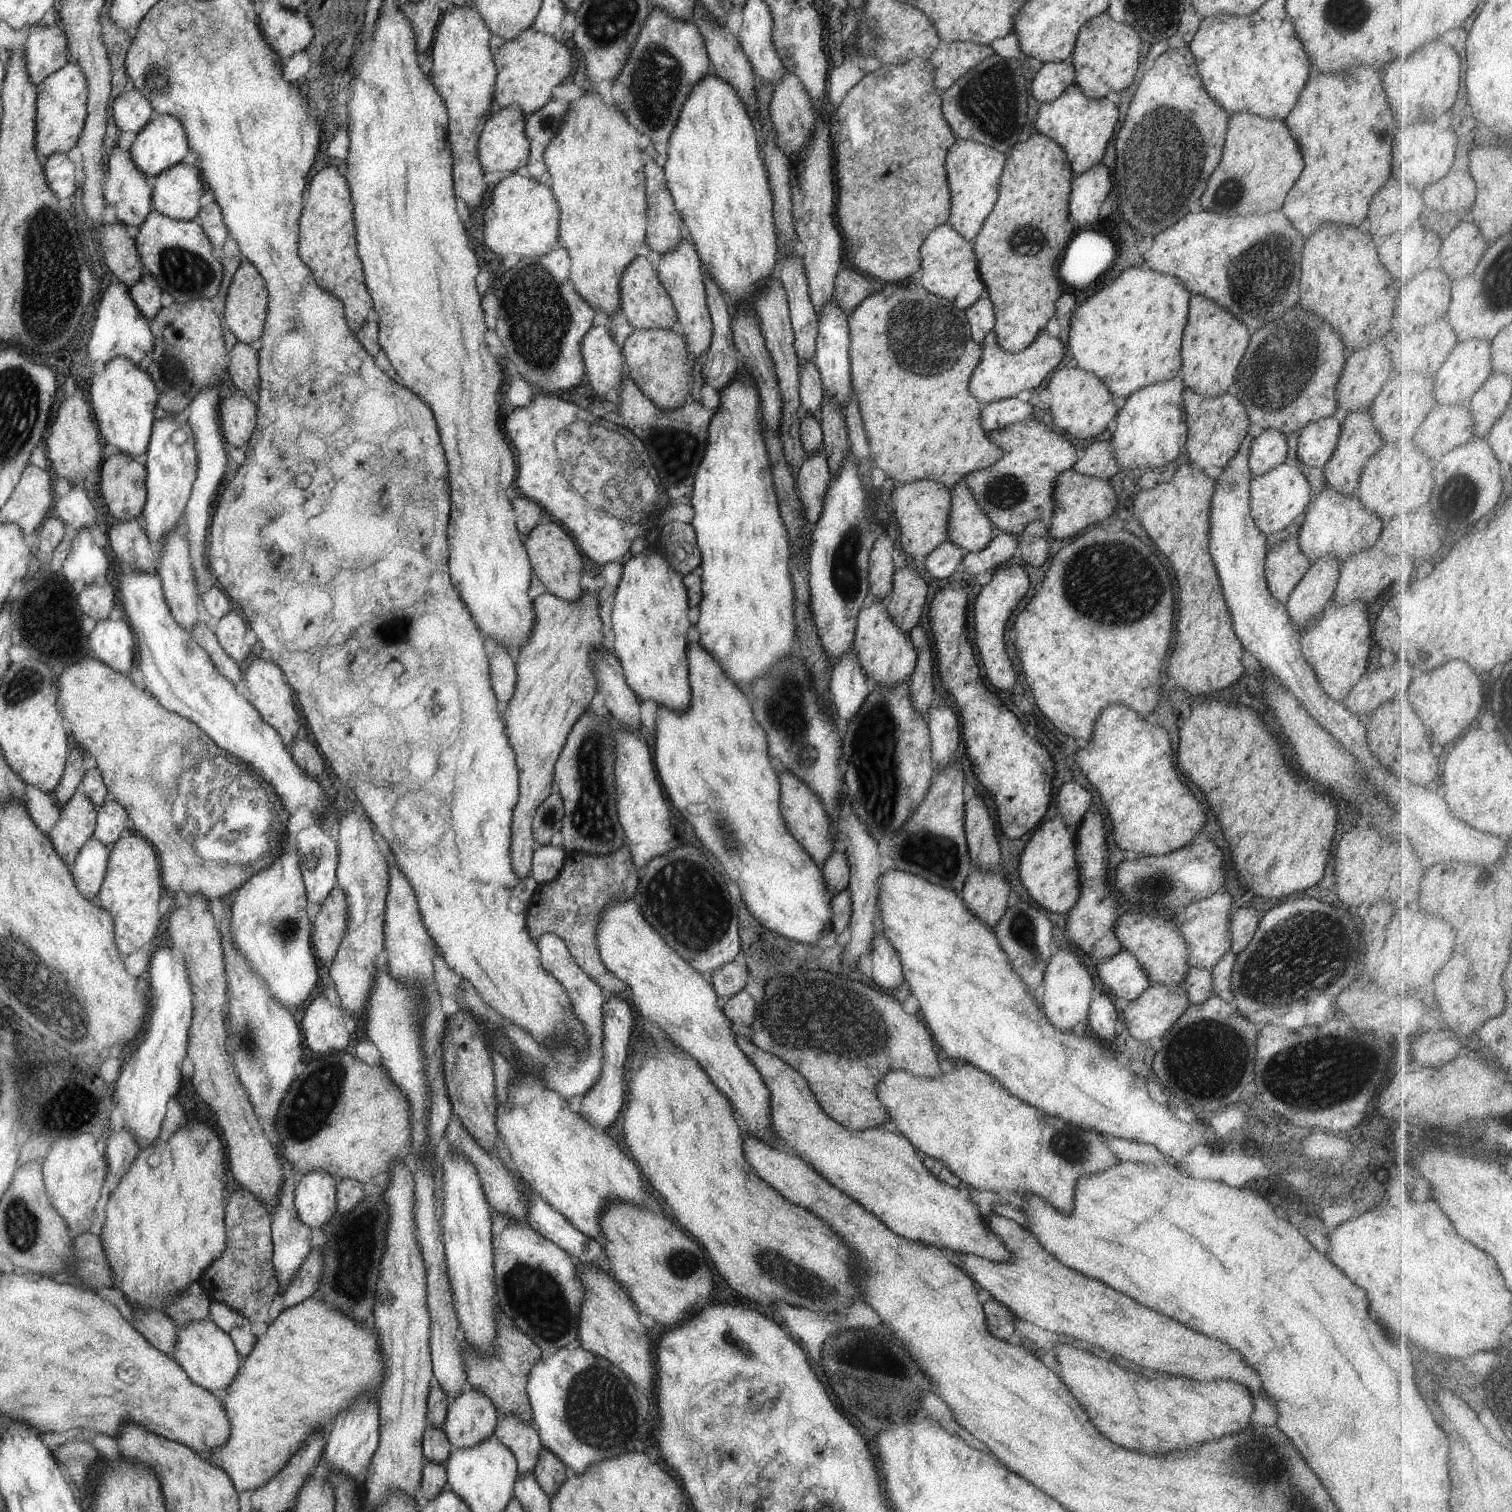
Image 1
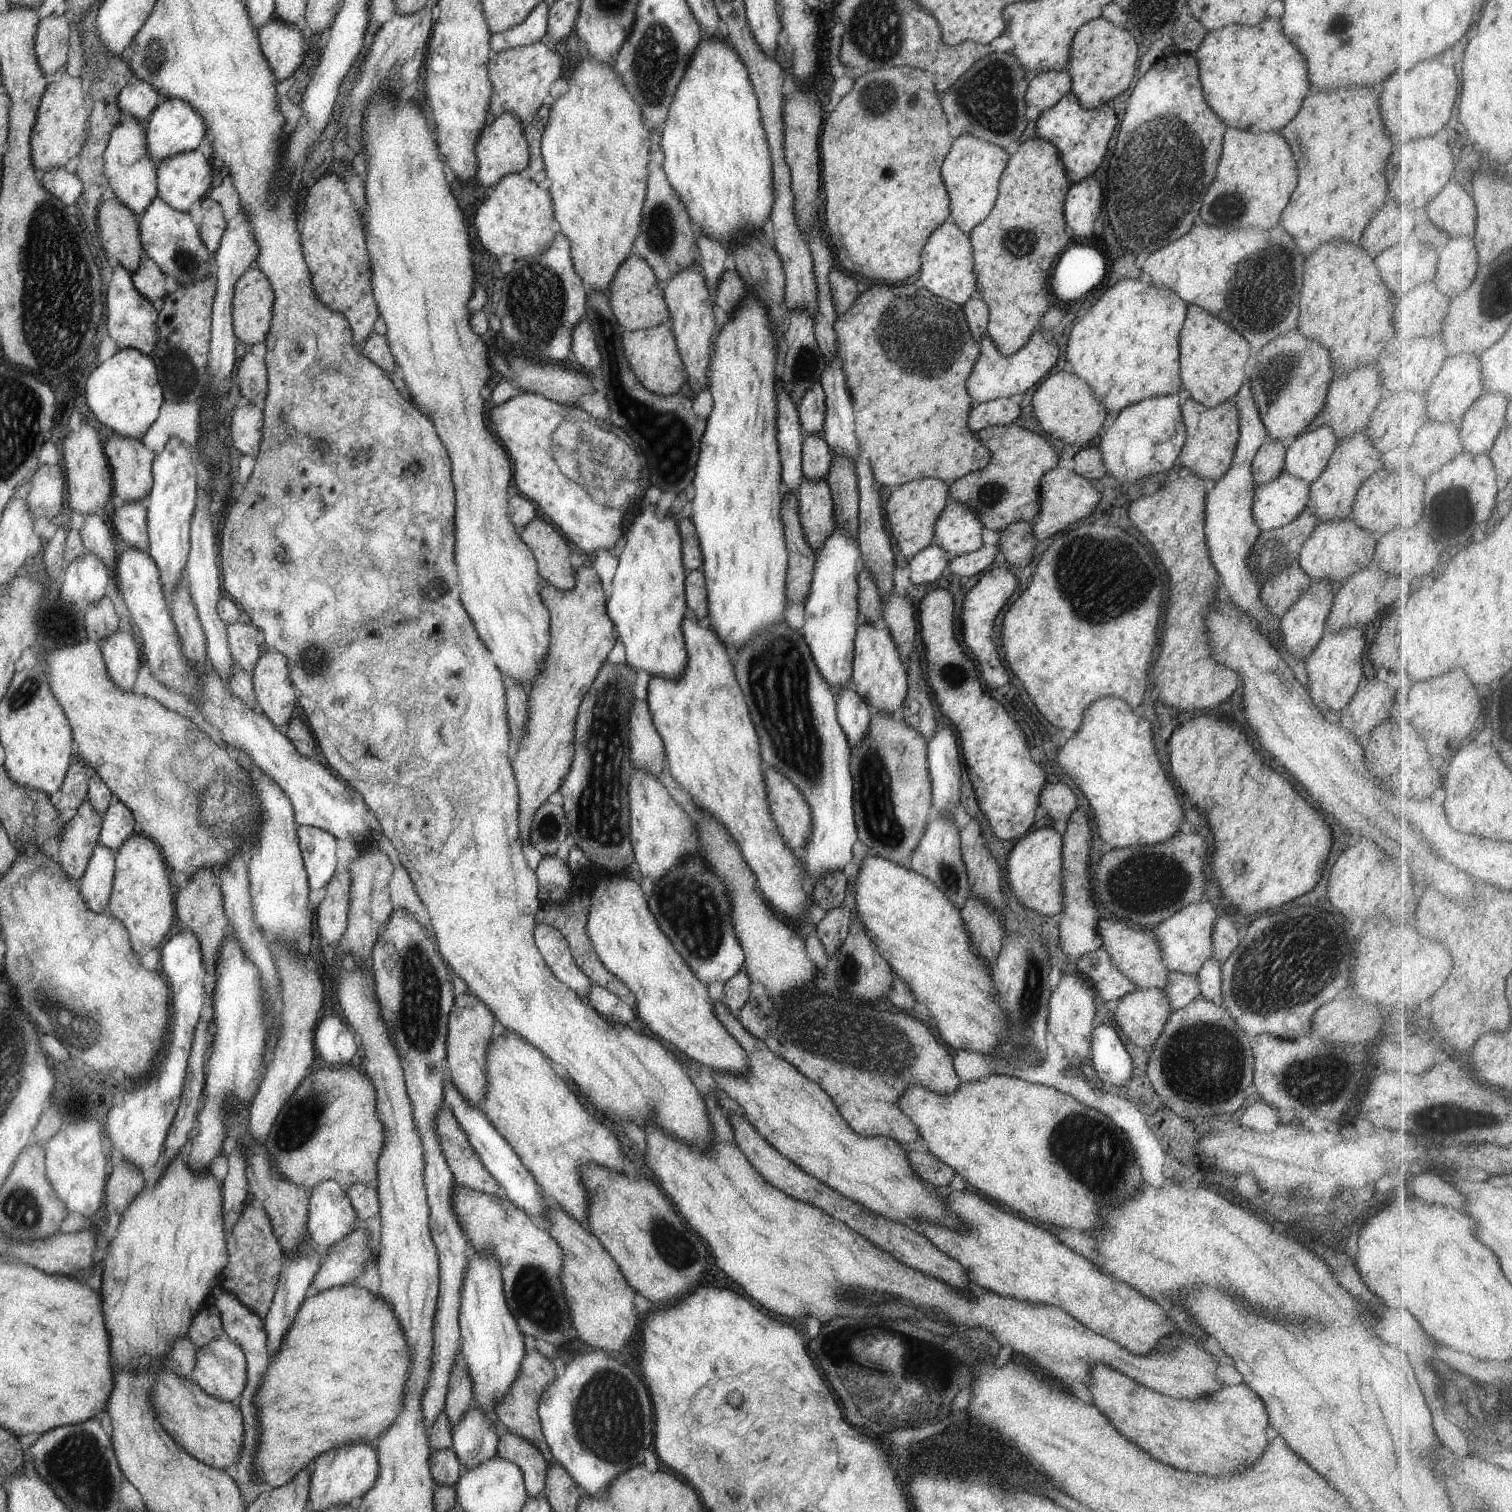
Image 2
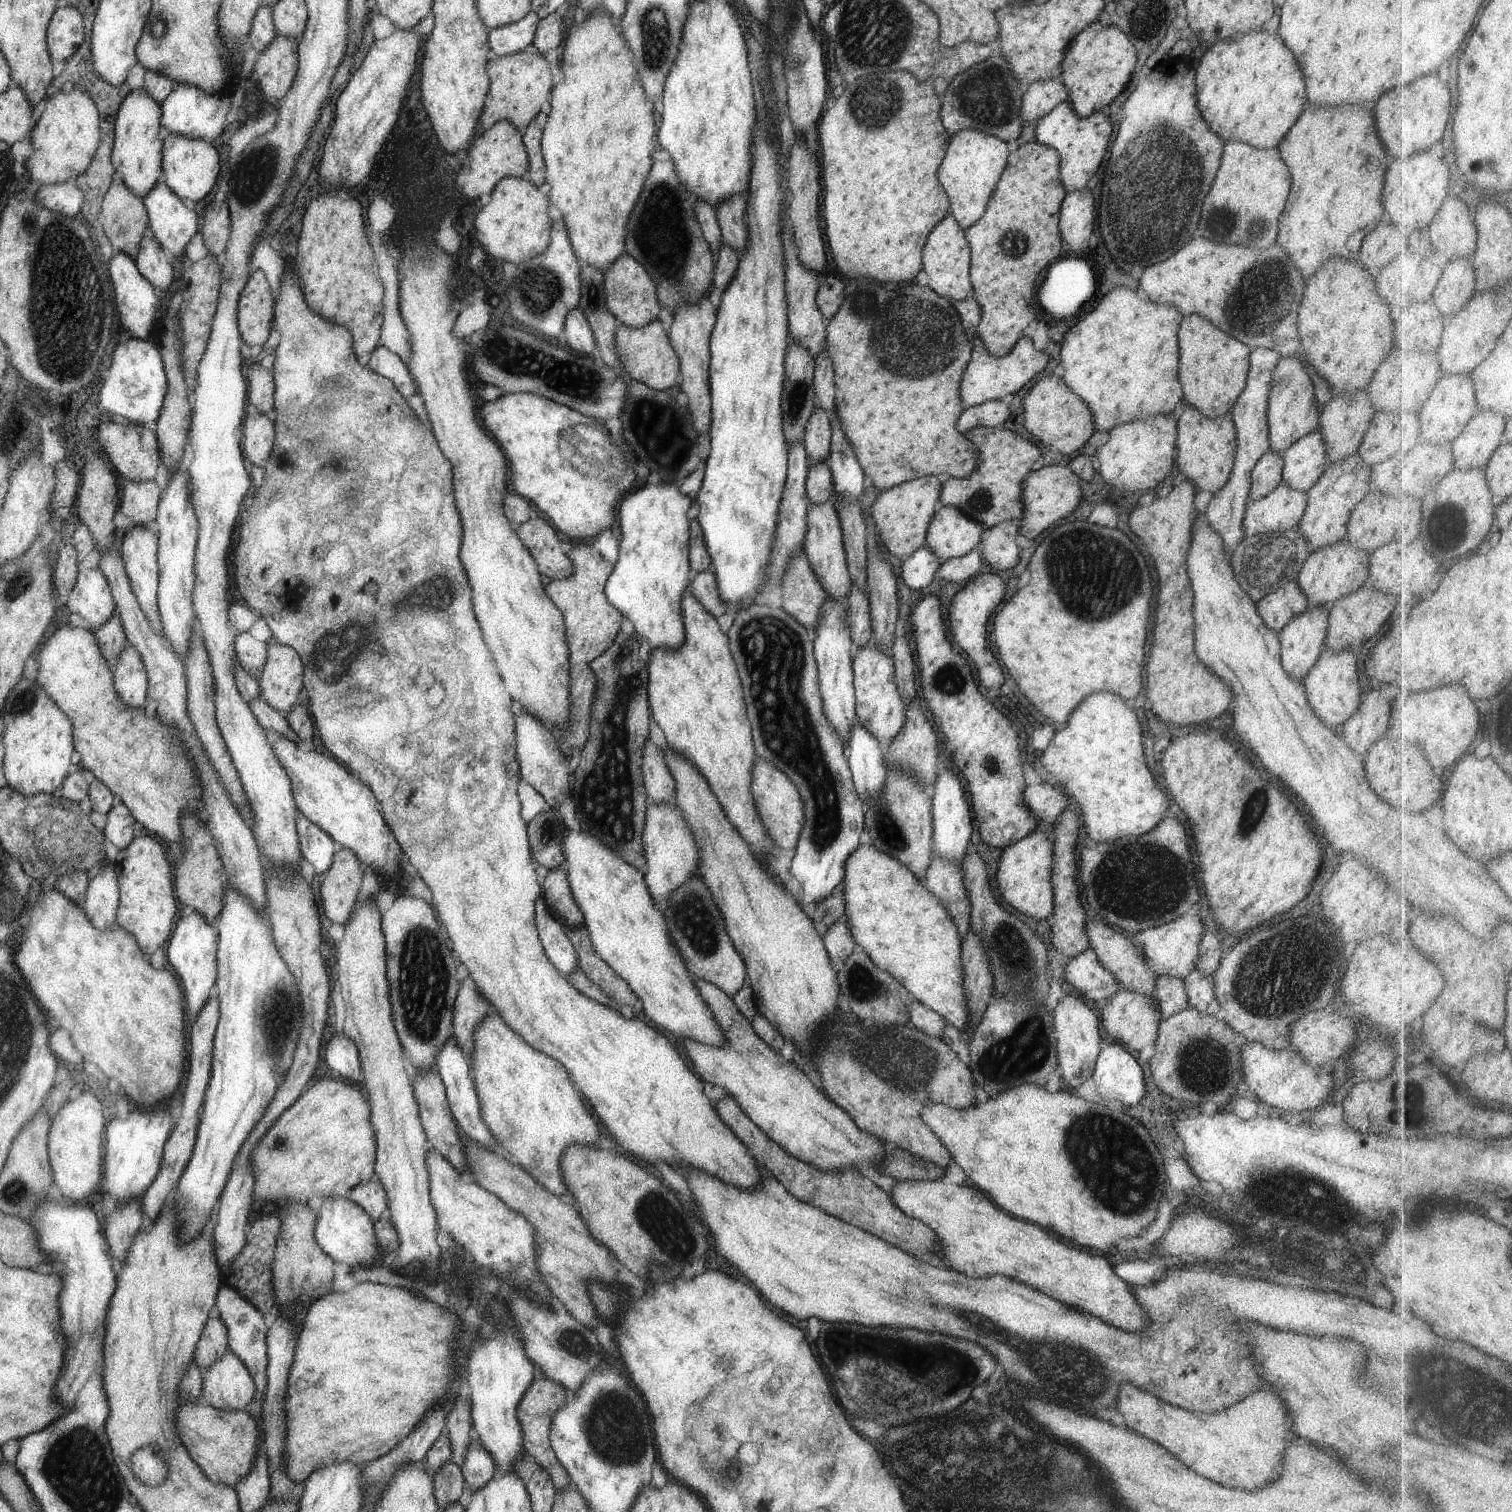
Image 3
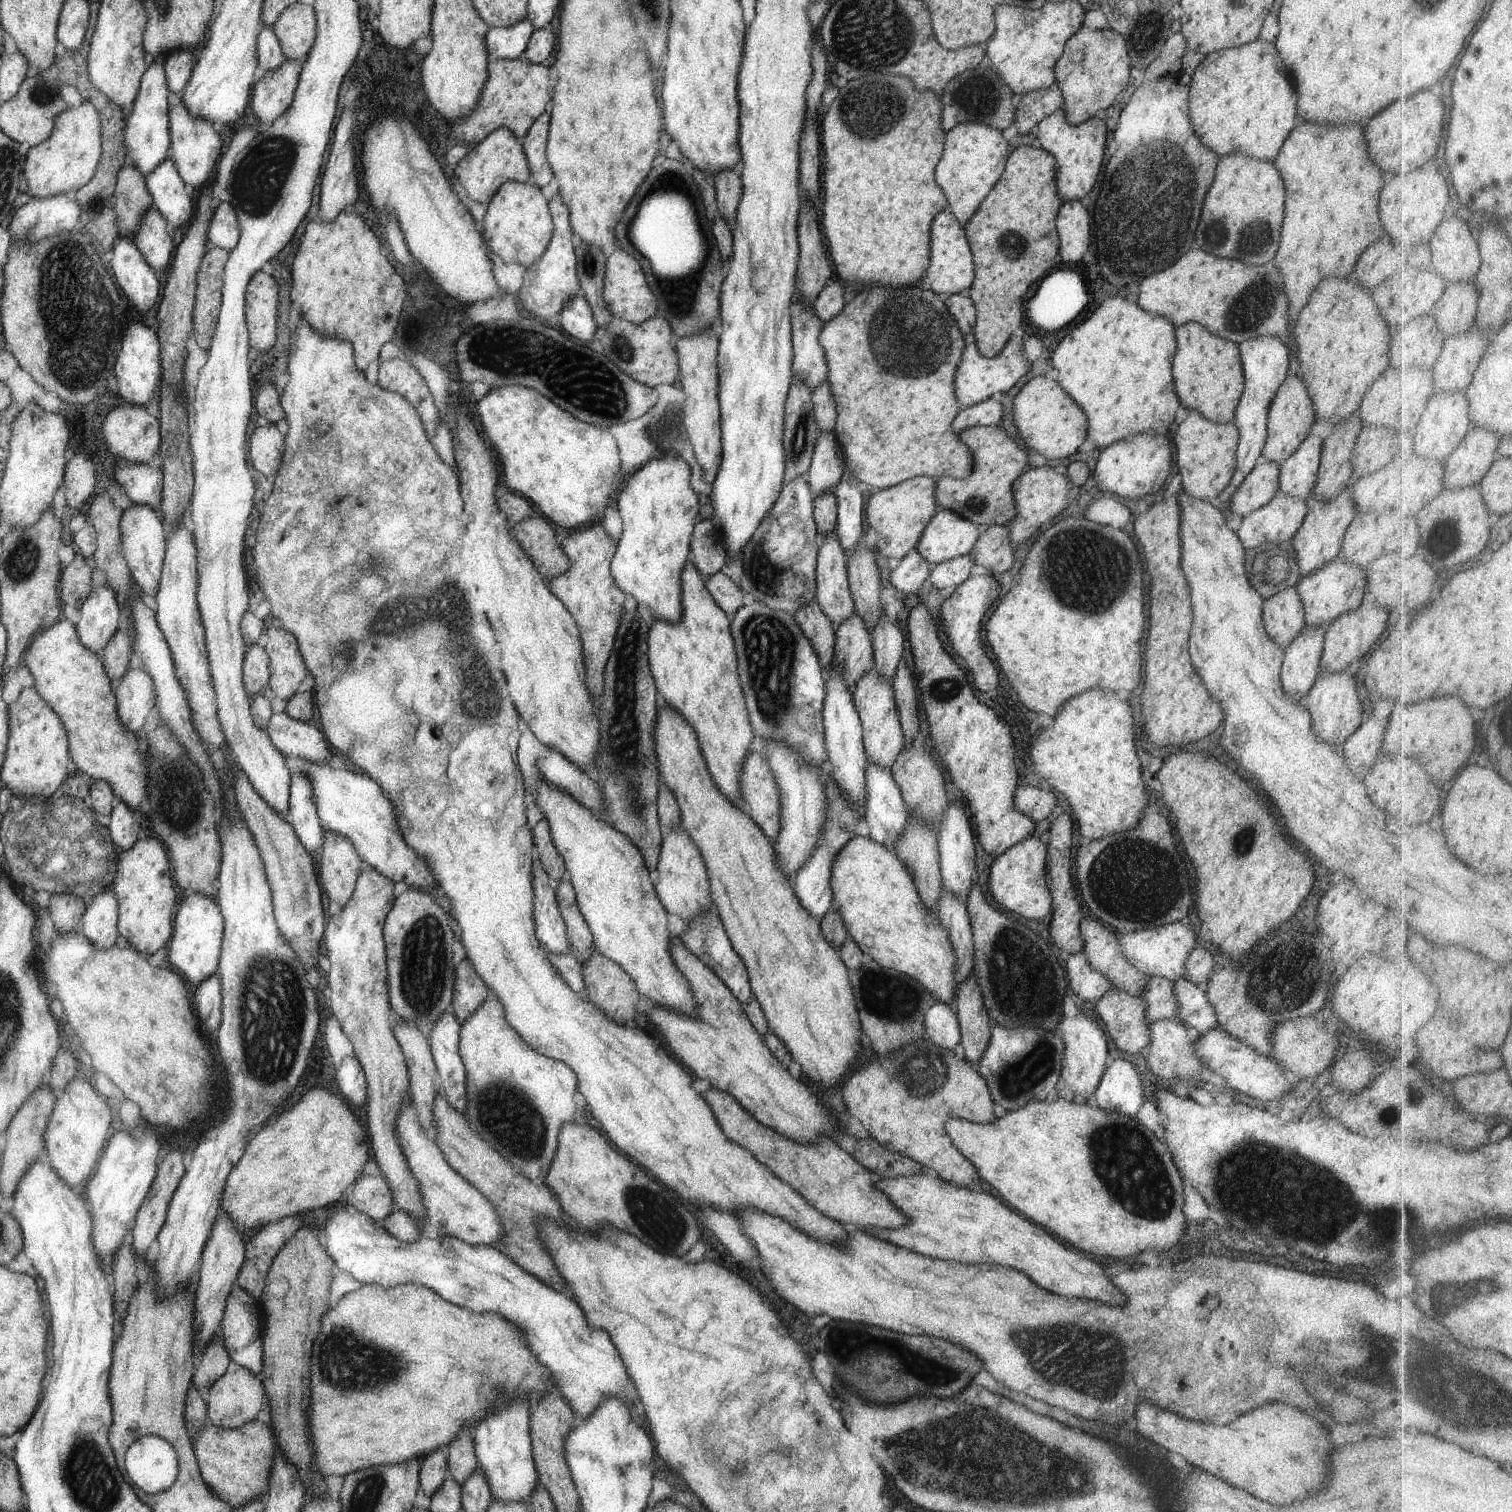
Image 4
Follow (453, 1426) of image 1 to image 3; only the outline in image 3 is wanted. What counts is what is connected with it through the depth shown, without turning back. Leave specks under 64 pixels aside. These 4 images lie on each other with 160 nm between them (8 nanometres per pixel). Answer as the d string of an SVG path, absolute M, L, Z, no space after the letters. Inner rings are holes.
M476 1439L470 1445L461 1465L465 1472L466 1486L472 1492L486 1486L498 1471L492 1454Z

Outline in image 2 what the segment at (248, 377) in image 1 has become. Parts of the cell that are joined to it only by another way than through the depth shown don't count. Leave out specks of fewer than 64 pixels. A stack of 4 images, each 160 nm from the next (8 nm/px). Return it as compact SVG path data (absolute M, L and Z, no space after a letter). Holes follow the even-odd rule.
M246 353L238 368L242 396L248 396L252 402L263 403L268 390L268 375L265 361L252 353ZM252 404L236 406L230 415L229 424L229 435L232 436L236 450L255 459L260 452L263 437L262 410Z

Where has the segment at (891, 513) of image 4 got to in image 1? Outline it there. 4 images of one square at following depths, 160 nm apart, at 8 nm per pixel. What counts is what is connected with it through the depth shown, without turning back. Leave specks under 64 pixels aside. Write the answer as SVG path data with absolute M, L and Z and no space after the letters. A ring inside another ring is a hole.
M917 480L912 481L903 485L898 485L891 493L892 499L892 508L894 508L894 516L896 516L896 520L898 520L898 528L899 532L893 533L900 533L900 546L902 546L902 550L906 552L906 554L910 554L910 556L914 557L917 562L922 560L924 556L926 556L929 552L932 552L940 543L943 543L947 540L947 522L948 517L950 514L950 509L952 506L952 489L948 488L944 483L939 483L933 480Z

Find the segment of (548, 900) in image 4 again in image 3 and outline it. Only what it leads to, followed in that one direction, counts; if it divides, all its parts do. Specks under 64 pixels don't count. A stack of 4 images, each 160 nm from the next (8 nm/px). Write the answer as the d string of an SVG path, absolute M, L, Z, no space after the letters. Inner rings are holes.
M545 898L537 902L537 931L546 956L564 975L570 976L579 968L576 946L565 931L566 926L552 913Z

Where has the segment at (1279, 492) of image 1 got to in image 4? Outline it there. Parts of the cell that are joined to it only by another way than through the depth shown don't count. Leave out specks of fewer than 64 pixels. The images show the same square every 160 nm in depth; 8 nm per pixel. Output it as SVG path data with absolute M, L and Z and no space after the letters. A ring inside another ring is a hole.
M1280 493L1262 508L1245 516L1236 530L1245 550L1273 544L1290 544L1307 513L1305 499L1295 499Z

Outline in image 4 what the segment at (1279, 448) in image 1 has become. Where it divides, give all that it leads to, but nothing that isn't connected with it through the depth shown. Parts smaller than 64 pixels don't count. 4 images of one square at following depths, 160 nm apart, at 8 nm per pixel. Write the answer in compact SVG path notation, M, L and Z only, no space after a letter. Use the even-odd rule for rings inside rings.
M1258 460L1243 483L1229 498L1229 527L1236 532L1241 520L1251 512L1267 505L1279 490L1279 467L1275 462Z

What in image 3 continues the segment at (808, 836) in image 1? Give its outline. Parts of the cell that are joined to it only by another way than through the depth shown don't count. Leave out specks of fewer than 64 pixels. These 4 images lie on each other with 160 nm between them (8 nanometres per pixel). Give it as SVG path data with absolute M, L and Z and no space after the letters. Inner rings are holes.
M758 758L758 762L754 764L751 775L751 795L769 838L780 848L794 848L805 821L804 805L798 789L779 768L762 758Z

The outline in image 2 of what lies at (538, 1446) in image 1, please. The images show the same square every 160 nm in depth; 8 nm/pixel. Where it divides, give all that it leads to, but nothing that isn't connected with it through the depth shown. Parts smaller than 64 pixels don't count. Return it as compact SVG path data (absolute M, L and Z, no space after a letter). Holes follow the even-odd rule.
M506 1432L497 1444L497 1455L513 1462L524 1473L525 1488L530 1499L543 1494L546 1486L549 1464L539 1448L525 1438Z

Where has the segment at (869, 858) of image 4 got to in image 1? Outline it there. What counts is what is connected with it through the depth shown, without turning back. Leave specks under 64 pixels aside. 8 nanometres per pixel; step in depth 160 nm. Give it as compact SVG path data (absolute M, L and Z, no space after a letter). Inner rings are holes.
M894 868L888 869L880 875L877 903L879 906L879 916L877 920L882 925L883 935L899 954L903 975L911 988L910 992L912 992L912 995L916 996L918 1002L920 1002L919 1009L922 1010L924 1022L926 1022L932 1038L936 1040L936 1044L938 1044L950 1058L958 1058L958 1061L966 1060L968 1064L974 1064L976 1068L992 1074L992 1076L994 1076L1002 1086L1006 1086L1014 1096L1026 1100L1029 1105L1032 1104L1032 1106L1036 1106L1038 1110L1044 1110L1044 1112L1050 1114L1050 1116L1060 1116L1060 1118L1064 1118L1066 1122L1078 1124L1078 1126L1082 1126L1082 1128L1096 1128L1096 1130L1100 1130L1100 1132L1104 1132L1104 1134L1110 1134L1110 1136L1128 1138L1128 1140L1136 1140L1136 1142L1144 1142L1144 1144L1148 1142L1148 1144L1156 1146L1162 1154L1170 1154L1170 1156L1176 1158L1176 1160L1184 1158L1194 1146L1204 1144L1204 1138L1200 1138L1200 1134L1194 1132L1194 1130L1198 1130L1198 1132L1200 1132L1200 1130L1208 1130L1204 1124L1200 1124L1200 1122L1192 1122L1192 1124L1180 1122L1178 1118L1172 1116L1172 1112L1170 1112L1168 1106L1162 1106L1162 1104L1152 1102L1152 1098L1148 1096L1148 1086L1146 1086L1146 1084L1140 1086L1140 1088L1134 1088L1136 1076L1134 1076L1126 1066L1114 1064L1114 1054L1112 1054L1108 1048L1100 1046L1098 1040L1094 1040L1094 1038L1080 1038L1080 1036L1074 1036L1074 1032L1058 1032L1058 1030L1046 1020L1046 1016L1044 1016L1042 1010L1036 1006L1036 1002L1030 1000L1030 996L1028 996L1028 992L1026 992L1026 986L1022 984L1020 976L1014 972L1013 968L1010 968L1011 964L1008 964L1008 957L998 944L995 931L989 929L985 924L982 924L981 920L966 908L964 901L957 892L932 884L925 878L912 874L911 872Z

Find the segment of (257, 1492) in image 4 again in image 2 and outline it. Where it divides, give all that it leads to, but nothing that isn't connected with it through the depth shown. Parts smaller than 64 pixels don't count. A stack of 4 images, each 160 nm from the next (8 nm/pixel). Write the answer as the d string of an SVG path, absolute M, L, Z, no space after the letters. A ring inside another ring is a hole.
M165 1366L157 1372L151 1396L158 1420L187 1453L205 1465L225 1471L240 1460L244 1450L244 1414L230 1401L211 1397L192 1380L183 1379Z

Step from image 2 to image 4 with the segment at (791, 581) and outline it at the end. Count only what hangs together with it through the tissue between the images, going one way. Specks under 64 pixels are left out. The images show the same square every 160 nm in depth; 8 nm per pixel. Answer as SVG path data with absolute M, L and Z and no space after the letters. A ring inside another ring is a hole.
M816 600L804 605L793 616L816 652L823 670L831 668L835 653L835 630Z

